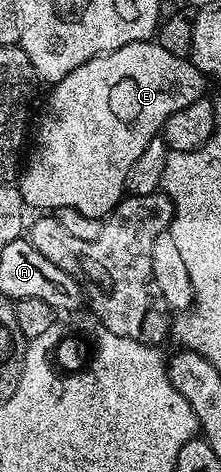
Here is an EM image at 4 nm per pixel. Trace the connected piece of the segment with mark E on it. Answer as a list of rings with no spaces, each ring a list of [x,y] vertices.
[[[155,39],[134,41],[117,51],[102,53],[85,63],[81,63],[81,67],[69,71],[69,75],[65,75],[65,79],[54,82],[52,89],[55,90],[52,91],[51,98],[47,101],[47,114],[44,115],[43,122],[39,125],[39,138],[35,141],[35,150],[32,151],[31,158],[29,158],[30,153],[26,158],[25,168],[22,170],[22,173],[24,172],[23,182],[18,182],[17,185],[21,197],[23,193],[24,203],[39,209],[35,211],[76,209],[81,211],[83,215],[100,219],[106,218],[114,210],[115,206],[123,200],[127,188],[127,176],[133,167],[133,163],[137,163],[137,159],[140,158],[141,151],[145,151],[145,147],[149,147],[149,143],[154,137],[160,136],[163,124],[169,119],[169,115],[173,115],[173,111],[177,111],[181,107],[187,107],[189,103],[198,101],[204,96],[203,84],[205,84],[203,73],[195,65],[191,64],[187,57],[173,55],[172,51],[165,50],[164,47],[159,45],[158,40]]]

